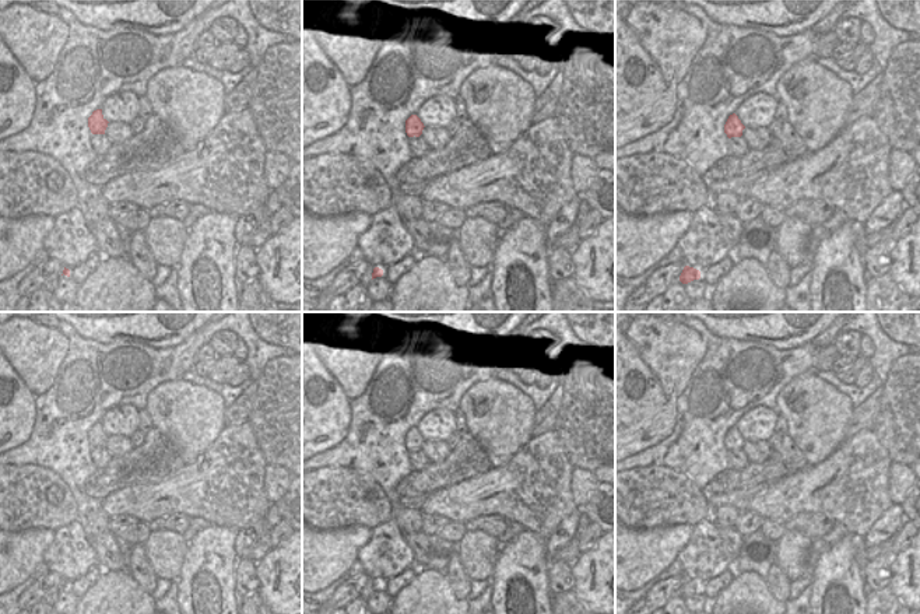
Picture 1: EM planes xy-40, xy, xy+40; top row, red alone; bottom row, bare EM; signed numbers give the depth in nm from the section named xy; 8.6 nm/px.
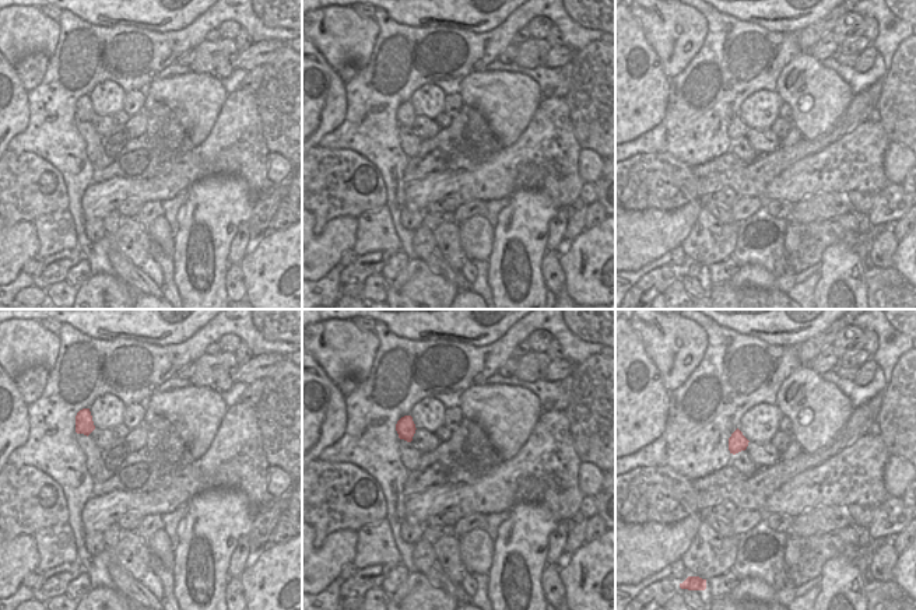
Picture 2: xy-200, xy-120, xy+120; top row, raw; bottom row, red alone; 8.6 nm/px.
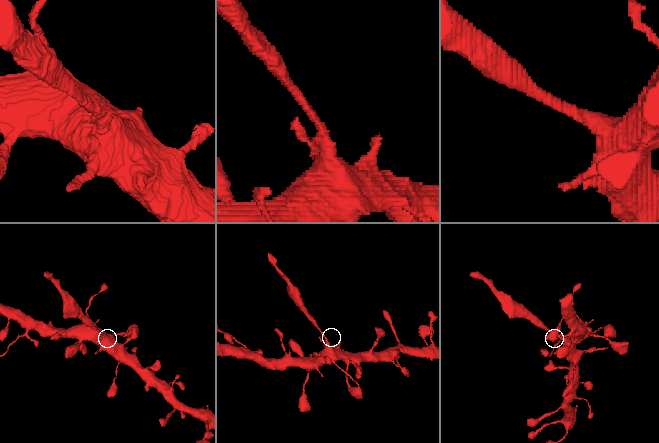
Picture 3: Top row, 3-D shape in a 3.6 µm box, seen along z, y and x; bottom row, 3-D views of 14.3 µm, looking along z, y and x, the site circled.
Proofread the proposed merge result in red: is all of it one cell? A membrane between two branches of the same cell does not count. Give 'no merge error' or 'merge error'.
merge error

